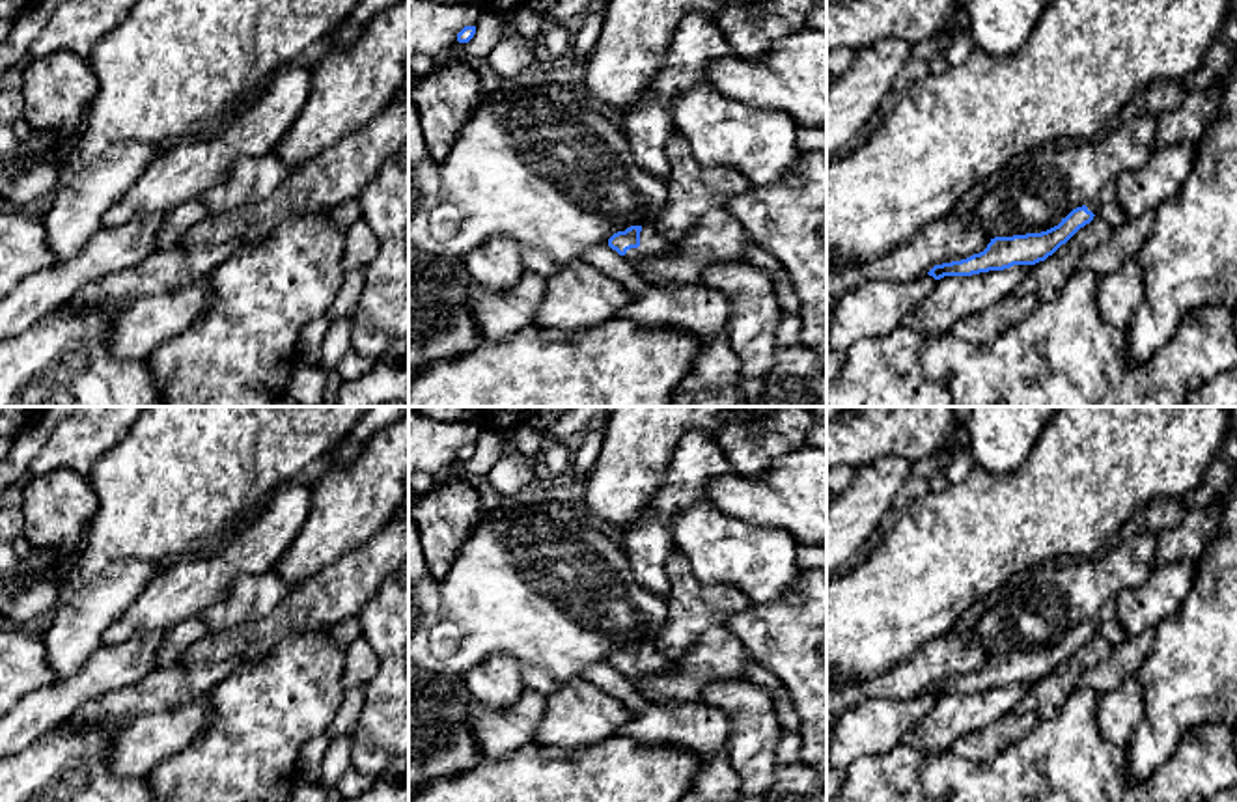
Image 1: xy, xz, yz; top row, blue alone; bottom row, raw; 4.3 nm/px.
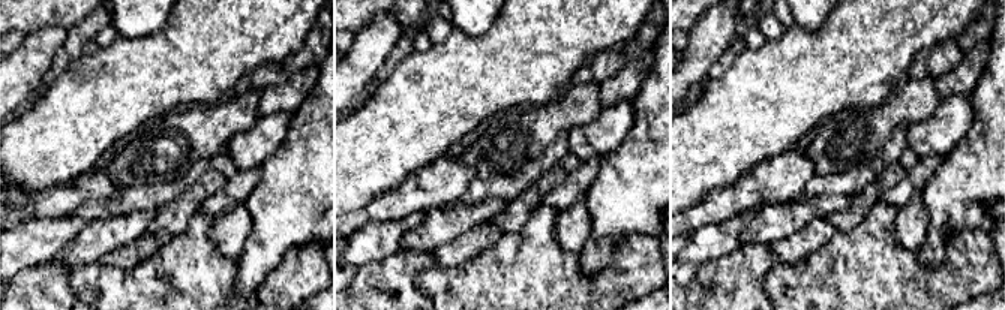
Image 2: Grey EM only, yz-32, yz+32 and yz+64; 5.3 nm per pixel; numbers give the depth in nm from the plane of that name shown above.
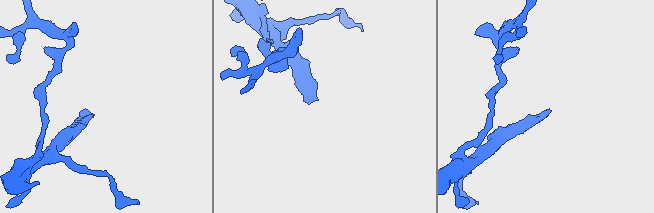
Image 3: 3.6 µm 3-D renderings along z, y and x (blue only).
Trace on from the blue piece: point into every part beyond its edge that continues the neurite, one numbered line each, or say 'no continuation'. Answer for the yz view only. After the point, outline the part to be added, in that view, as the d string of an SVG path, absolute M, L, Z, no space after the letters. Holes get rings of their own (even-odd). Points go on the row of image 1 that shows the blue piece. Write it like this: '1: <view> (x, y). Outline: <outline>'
1: yz (1107, 194). Outline: M1116 181L1106 183L1106 187L1099 192L1099 196L1088 203L1088 211L1091 211L1093 214L1097 213L1097 209L1105 203L1110 203L1116 200Z

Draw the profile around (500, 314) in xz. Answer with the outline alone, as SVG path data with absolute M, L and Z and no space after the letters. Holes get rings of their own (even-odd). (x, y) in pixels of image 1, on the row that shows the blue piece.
M448 267L470 283L468 308L483 338L504 341L539 326L535 310L543 297L545 276L526 270L515 285L493 291L472 282L463 267Z

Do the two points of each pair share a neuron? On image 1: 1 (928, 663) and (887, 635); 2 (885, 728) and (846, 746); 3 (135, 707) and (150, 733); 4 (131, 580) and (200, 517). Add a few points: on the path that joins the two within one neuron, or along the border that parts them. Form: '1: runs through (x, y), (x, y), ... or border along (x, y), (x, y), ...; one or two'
1: border along (948, 629), (924, 642), (911, 655), (874, 674); two
2: runs through (875, 728), (864, 730), (855, 737); one
3: border along (181, 704), (138, 717), (129, 724); two
4: border along (163, 562), (116, 560), (111, 566); two

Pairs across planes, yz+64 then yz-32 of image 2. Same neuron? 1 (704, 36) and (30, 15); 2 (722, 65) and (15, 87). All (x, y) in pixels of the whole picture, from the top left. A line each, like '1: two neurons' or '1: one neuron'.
1: two neurons
2: two neurons

